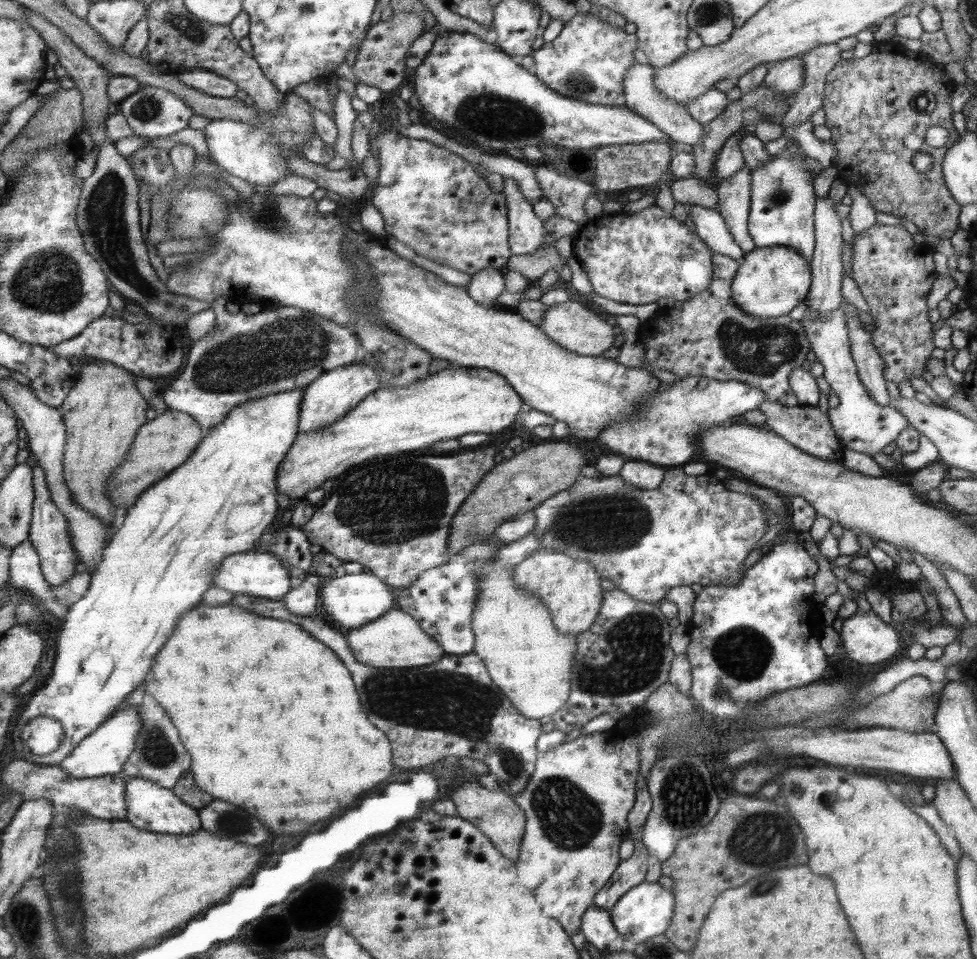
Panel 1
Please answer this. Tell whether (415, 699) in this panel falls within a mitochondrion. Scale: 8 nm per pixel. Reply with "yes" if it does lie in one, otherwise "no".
yes

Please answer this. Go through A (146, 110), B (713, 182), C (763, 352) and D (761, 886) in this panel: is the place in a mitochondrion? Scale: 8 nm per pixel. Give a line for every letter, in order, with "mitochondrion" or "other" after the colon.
A: mitochondrion
B: other
C: mitochondrion
D: mitochondrion

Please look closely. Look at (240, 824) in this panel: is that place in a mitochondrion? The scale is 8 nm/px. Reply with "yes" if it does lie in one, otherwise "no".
yes

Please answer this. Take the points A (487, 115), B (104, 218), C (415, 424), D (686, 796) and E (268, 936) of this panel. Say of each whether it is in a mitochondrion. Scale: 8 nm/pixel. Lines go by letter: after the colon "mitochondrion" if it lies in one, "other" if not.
A: mitochondrion
B: mitochondrion
C: other
D: mitochondrion
E: other

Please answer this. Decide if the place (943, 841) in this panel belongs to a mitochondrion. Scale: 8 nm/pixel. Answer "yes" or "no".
no

